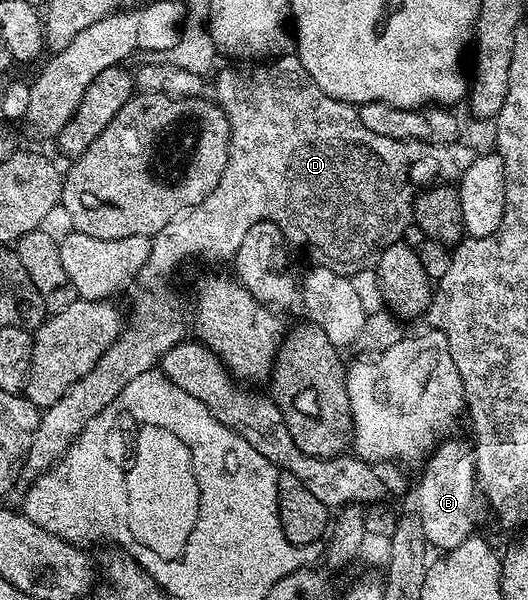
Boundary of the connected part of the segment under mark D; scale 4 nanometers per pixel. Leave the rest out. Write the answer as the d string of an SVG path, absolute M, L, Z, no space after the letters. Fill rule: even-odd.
M297 54L279 55L273 62L266 61L261 65L230 66L234 67L217 72L219 75L213 92L230 126L230 148L224 173L216 189L212 189L212 193L208 193L200 205L188 207L172 217L172 221L168 221L168 225L164 225L164 229L151 238L148 261L142 267L141 278L154 283L155 291L139 305L134 320L131 323L129 320L128 326L106 350L104 357L96 361L93 369L80 377L80 381L76 381L76 385L72 385L72 389L68 389L68 393L56 401L56 405L45 408L39 414L32 445L20 472L23 480L37 480L43 471L49 471L76 442L88 421L110 405L120 395L120 389L128 385L128 381L141 379L146 371L155 370L161 364L164 353L183 342L185 335L182 334L188 331L187 320L186 323L182 320L181 309L170 303L170 295L165 291L166 278L181 263L189 259L233 260L240 249L240 241L244 241L244 233L263 219L275 223L291 244L303 247L317 266L347 277L370 271L377 267L380 253L384 253L388 245L399 242L404 229L412 225L414 197L419 190L439 181L461 179L464 173L468 173L468 165L472 165L476 157L476 151L465 147L462 141L418 143L415 139L393 139L372 133L372 129L367 129L364 121L360 121L357 106L328 97L328 93L324 93L324 89L310 79Z

